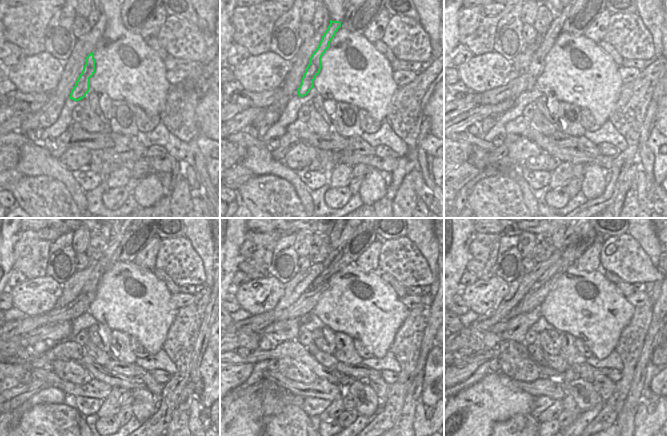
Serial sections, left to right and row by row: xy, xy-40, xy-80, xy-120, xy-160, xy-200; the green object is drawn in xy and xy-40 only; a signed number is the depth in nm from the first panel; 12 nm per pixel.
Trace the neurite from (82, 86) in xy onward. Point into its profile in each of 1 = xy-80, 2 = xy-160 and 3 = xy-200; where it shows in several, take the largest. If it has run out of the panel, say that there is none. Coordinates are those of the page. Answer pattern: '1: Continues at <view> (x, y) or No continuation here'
1: Continues at xy-80 (535, 70)
2: Continues at xy-160 (343, 238)
3: Continues at xy-200 (568, 238).

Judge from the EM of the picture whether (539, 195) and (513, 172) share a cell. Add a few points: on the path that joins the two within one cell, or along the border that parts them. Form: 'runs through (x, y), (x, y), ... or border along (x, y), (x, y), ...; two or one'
border along (532, 190), (538, 207); two

